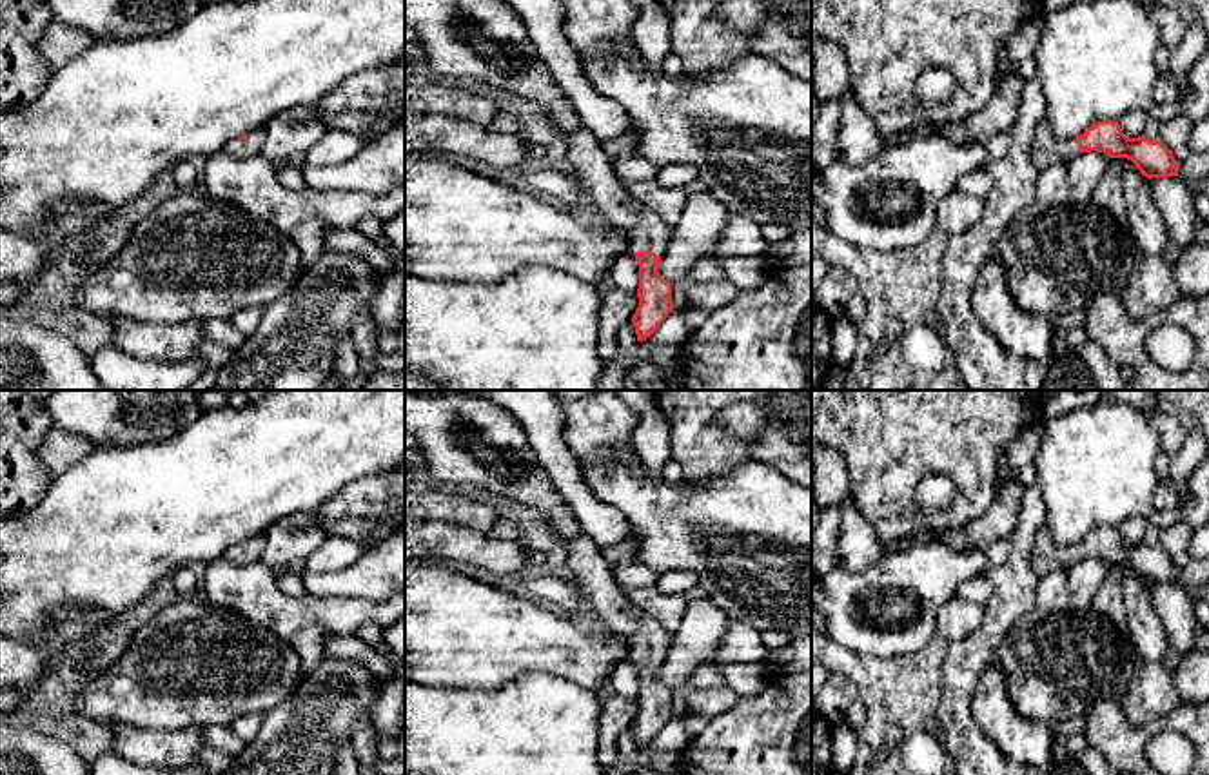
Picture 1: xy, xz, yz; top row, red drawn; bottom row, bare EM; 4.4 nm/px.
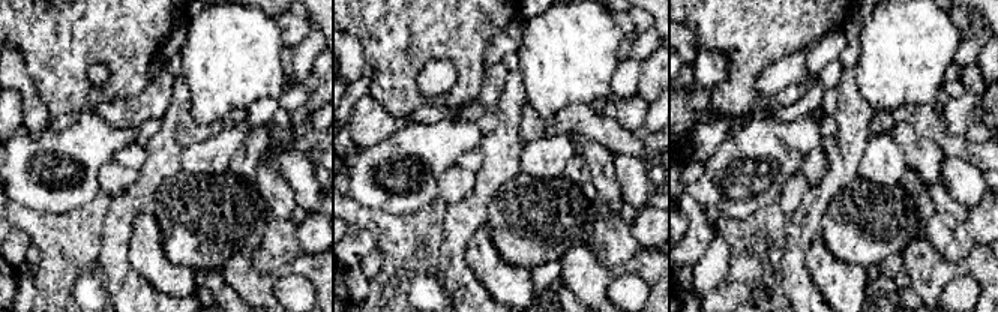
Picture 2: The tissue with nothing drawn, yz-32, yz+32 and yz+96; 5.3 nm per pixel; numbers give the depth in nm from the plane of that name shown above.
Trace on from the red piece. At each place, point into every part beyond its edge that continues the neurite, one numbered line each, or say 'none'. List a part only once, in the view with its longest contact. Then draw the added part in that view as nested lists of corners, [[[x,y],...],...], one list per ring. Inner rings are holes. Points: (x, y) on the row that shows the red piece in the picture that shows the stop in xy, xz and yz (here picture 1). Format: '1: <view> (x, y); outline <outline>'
1: xz (601, 189); outline [[[585,125],[566,132],[566,160],[563,165],[577,178],[586,211],[595,211],[610,225],[624,229],[630,236],[632,252],[664,256],[672,227],[626,192],[601,147],[601,140]]]

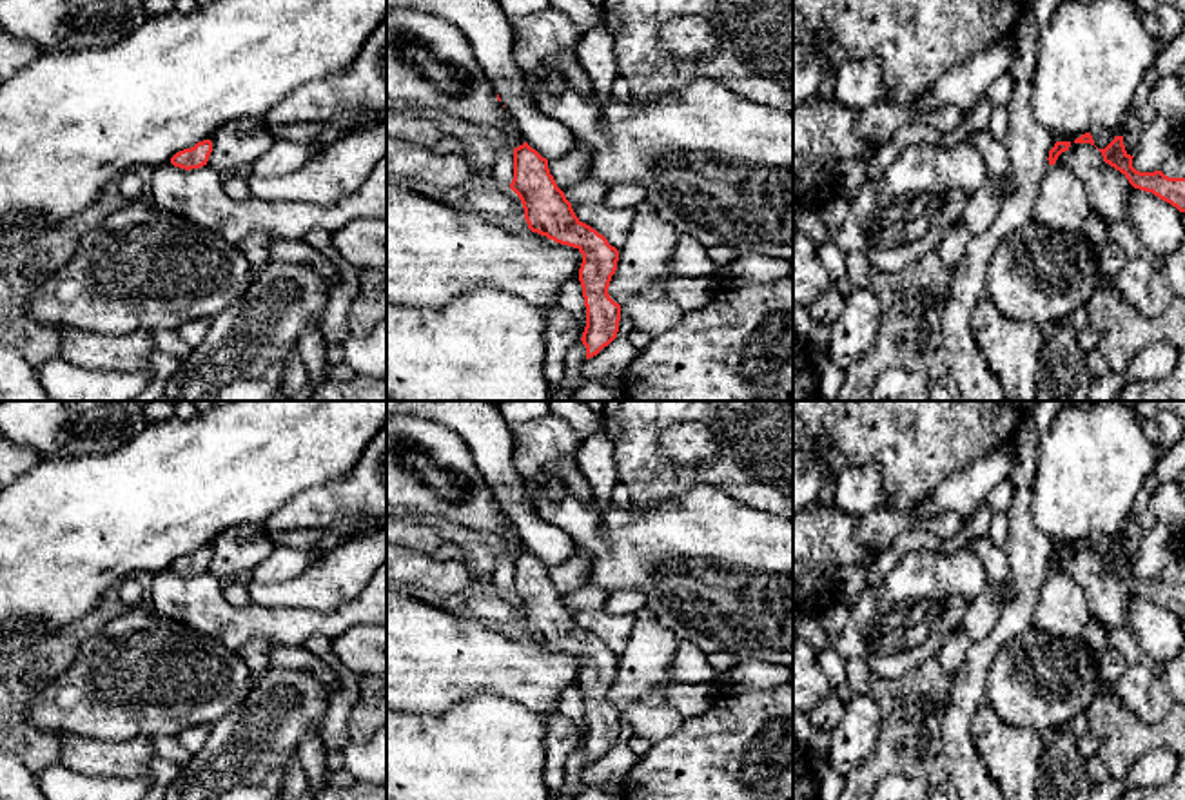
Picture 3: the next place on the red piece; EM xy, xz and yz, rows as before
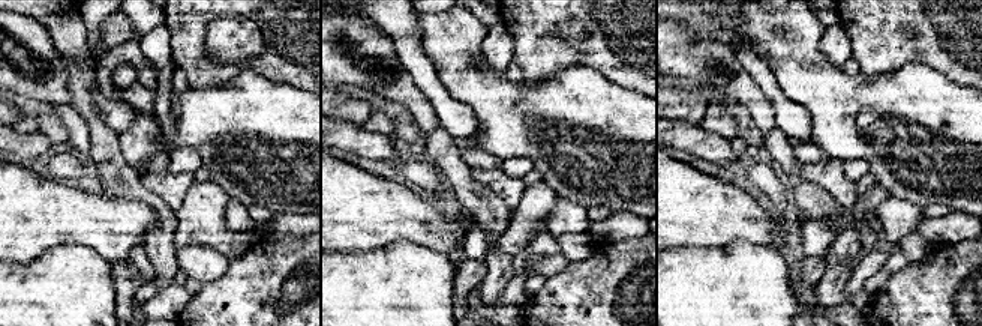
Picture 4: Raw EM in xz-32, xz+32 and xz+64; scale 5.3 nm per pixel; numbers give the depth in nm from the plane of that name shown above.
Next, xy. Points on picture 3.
none

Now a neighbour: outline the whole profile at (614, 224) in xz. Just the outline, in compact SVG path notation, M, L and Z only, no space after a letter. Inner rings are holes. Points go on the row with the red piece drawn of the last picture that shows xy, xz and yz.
M606 203L572 205L572 209L579 221L602 234L617 250L626 243L626 238L637 216L633 207L619 209Z

